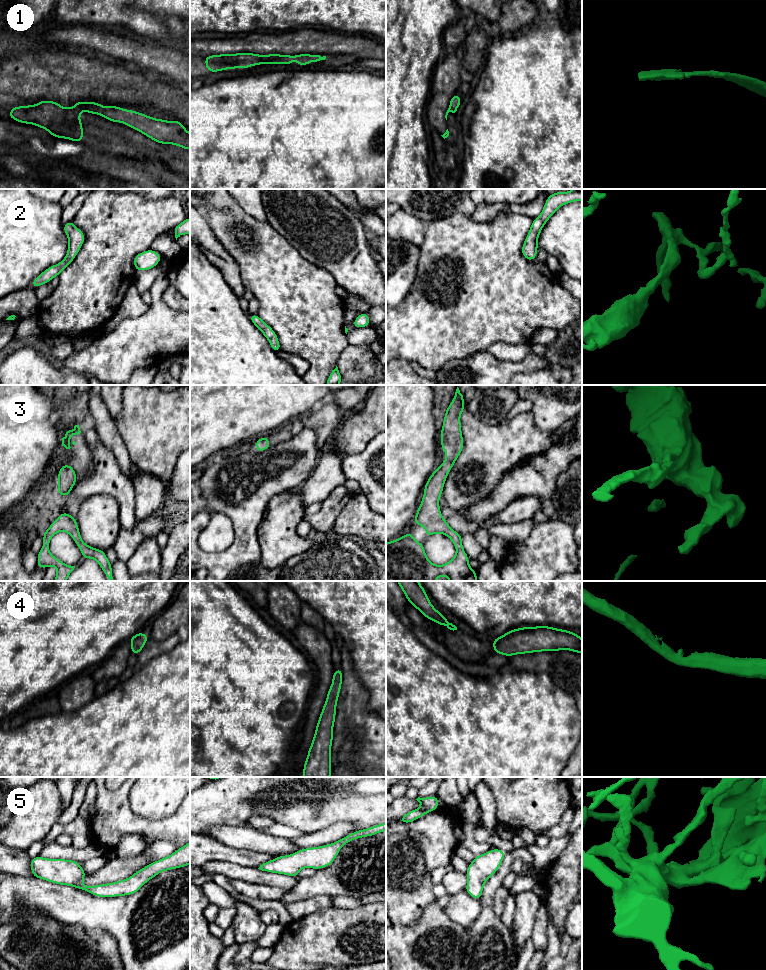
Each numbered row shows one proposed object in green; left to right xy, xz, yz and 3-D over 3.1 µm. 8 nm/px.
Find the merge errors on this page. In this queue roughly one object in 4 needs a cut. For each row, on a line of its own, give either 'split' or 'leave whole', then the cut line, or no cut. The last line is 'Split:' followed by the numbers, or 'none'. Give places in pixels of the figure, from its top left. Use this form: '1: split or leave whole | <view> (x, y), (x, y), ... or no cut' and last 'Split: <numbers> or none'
1: split | xz (289, 55), (275, 56), (266, 63)
2: leave whole | no cut
3: leave whole | no cut
4: leave whole | no cut
5: leave whole | no cut
Split: 1

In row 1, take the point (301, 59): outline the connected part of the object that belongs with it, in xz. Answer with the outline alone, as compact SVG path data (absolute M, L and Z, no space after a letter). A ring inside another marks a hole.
M296 54L289 56L278 56L272 60L269 60L266 64L283 64L283 65L291 66L294 58L296 59L296 63L298 65L306 66L310 62L325 60L326 56L321 57L320 55L314 55L314 54Z

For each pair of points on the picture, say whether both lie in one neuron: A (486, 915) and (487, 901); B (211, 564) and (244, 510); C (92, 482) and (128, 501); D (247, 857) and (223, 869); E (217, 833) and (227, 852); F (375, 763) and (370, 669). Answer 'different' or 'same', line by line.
A: same
B: same
C: same
D: different
E: different
F: different

